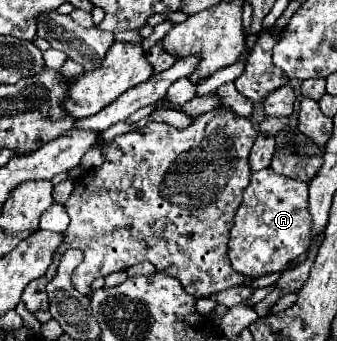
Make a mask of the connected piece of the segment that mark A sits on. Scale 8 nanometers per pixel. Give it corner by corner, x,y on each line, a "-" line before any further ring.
270,167
254,173
244,191
244,201
236,211
230,231
228,255
238,273
260,277
274,271
284,271
310,245
310,215
308,215
308,183
288,179
274,173

